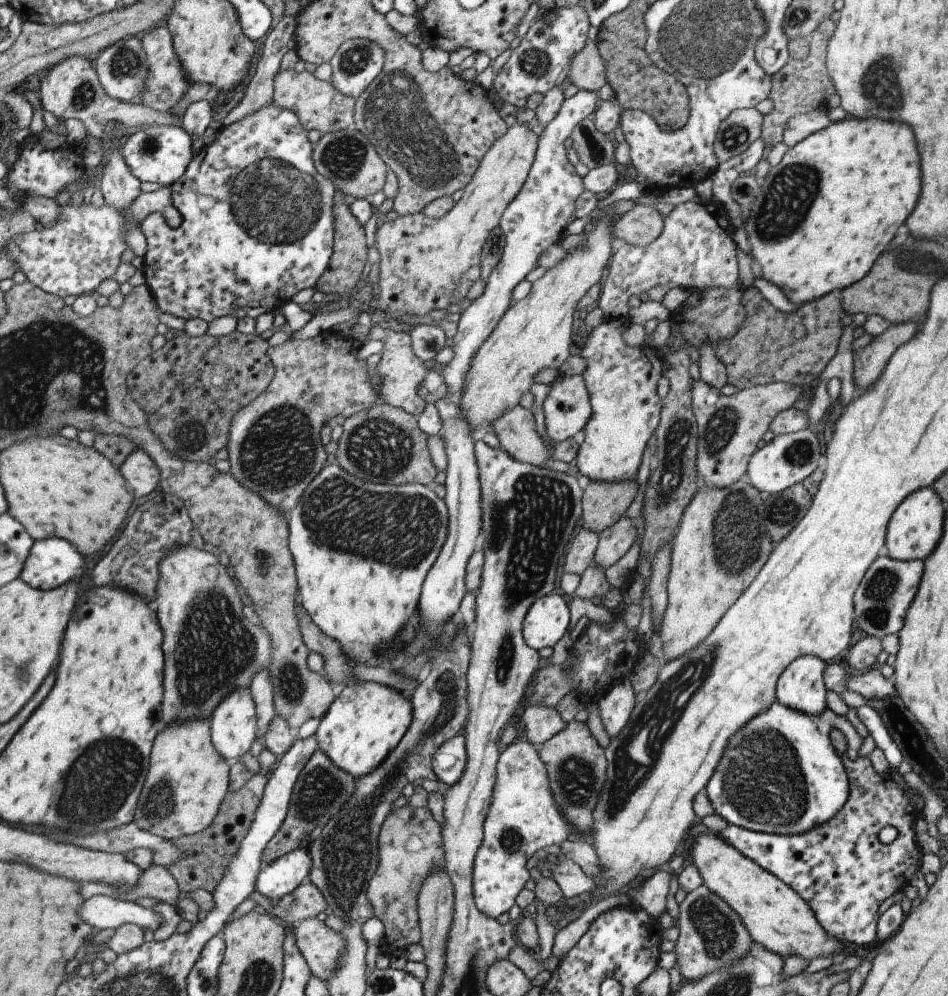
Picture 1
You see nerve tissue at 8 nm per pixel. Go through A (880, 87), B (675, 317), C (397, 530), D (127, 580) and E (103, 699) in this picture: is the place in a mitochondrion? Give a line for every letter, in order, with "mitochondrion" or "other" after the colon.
A: mitochondrion
B: other
C: mitochondrion
D: mitochondrion
E: other

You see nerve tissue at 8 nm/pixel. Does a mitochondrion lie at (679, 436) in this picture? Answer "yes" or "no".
yes

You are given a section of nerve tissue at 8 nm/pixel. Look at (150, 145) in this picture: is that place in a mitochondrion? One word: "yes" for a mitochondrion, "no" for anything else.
yes

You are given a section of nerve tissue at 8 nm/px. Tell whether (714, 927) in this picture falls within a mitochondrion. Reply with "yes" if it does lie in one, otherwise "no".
yes

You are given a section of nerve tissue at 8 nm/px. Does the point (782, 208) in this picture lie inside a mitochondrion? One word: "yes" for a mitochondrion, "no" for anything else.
yes

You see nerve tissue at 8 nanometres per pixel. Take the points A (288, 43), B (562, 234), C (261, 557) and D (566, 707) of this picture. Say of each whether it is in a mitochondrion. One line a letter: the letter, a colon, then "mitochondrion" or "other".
A: other
B: other
C: mitochondrion
D: other

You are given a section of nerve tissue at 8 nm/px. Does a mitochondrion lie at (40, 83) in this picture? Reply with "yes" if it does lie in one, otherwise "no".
no

